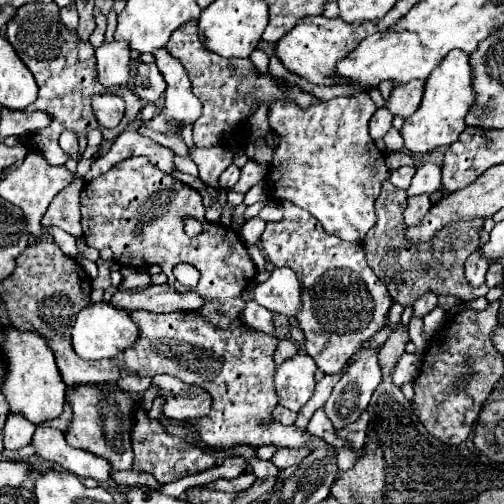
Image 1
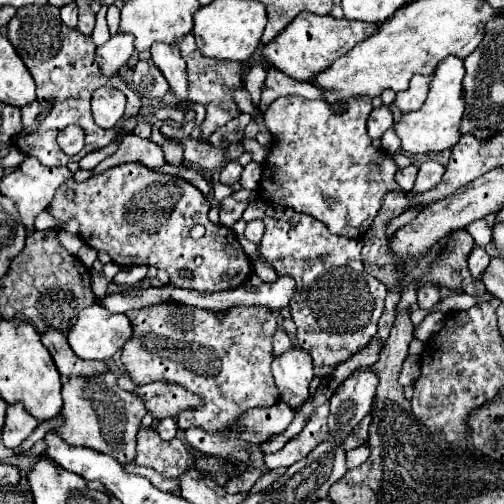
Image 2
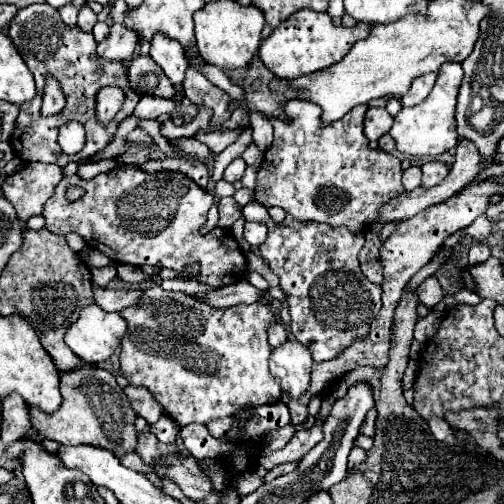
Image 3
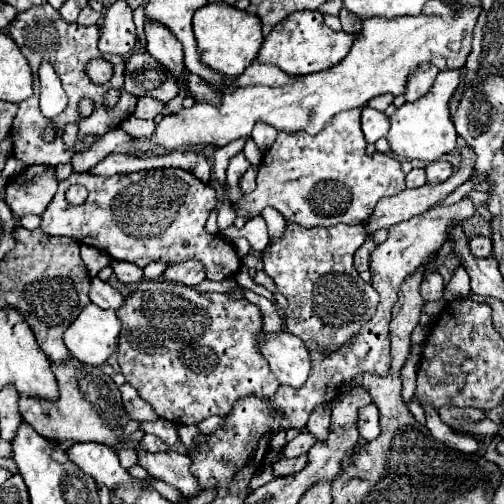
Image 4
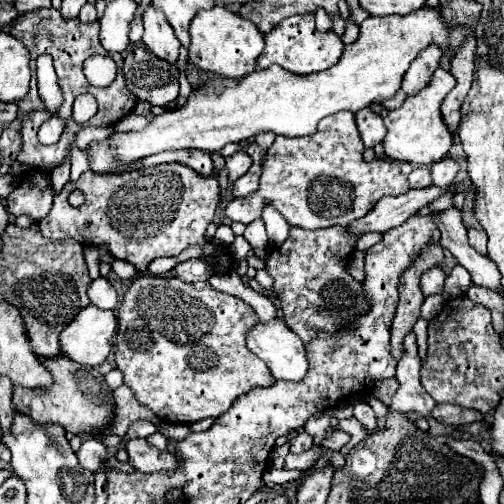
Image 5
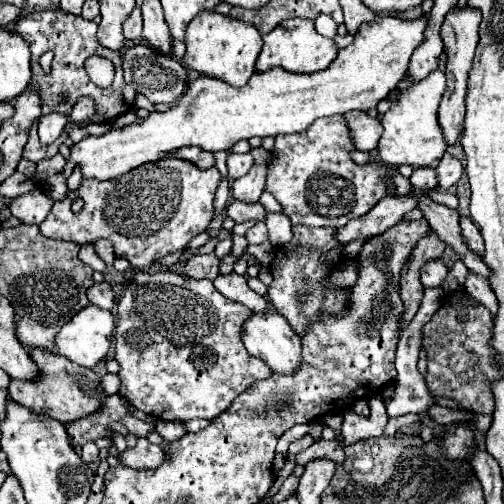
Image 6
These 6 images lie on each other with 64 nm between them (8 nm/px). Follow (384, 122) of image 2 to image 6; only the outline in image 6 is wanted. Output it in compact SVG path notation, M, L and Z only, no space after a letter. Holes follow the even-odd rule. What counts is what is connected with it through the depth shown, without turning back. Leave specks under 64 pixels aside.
M348 112L344 114L348 120L348 126L352 130L352 140L358 150L368 152L378 146L378 140L384 132L382 122L366 112Z

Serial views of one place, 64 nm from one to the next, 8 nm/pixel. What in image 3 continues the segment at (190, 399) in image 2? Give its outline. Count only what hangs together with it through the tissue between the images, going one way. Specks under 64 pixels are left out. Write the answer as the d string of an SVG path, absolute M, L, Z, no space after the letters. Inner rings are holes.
M126 386L124 392L132 402L132 406L136 408L138 416L146 418L148 424L154 424L166 412L164 406L154 398L154 394L144 386Z

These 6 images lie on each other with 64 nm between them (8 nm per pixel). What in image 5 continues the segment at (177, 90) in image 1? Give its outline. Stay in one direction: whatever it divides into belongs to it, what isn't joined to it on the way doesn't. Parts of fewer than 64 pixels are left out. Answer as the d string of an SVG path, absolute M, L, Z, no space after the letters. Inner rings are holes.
M146 8L144 12L144 46L158 58L176 64L180 52L180 40L176 40L172 26L164 20L162 12Z

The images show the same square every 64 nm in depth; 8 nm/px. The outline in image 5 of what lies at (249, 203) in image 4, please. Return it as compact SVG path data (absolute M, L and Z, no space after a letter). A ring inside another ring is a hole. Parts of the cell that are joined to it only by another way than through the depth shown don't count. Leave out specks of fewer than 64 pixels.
M336 112L324 118L314 136L276 136L266 152L258 190L246 198L234 198L226 206L226 216L234 222L250 224L270 204L292 226L310 230L336 224L348 226L366 216L382 196L398 196L410 189L407 176L400 172L400 162L388 158L366 162L362 152L364 144L352 112Z

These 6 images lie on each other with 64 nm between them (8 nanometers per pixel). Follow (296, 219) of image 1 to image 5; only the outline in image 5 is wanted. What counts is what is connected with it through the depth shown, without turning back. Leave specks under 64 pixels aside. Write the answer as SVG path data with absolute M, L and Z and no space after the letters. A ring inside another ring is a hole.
M292 226L284 244L274 246L268 252L266 272L274 278L274 292L280 298L284 322L306 344L320 332L338 336L360 316L370 312L370 300L366 298L362 282L354 280L348 272L348 262L358 238L360 234L348 232L344 226L332 226L326 230Z

